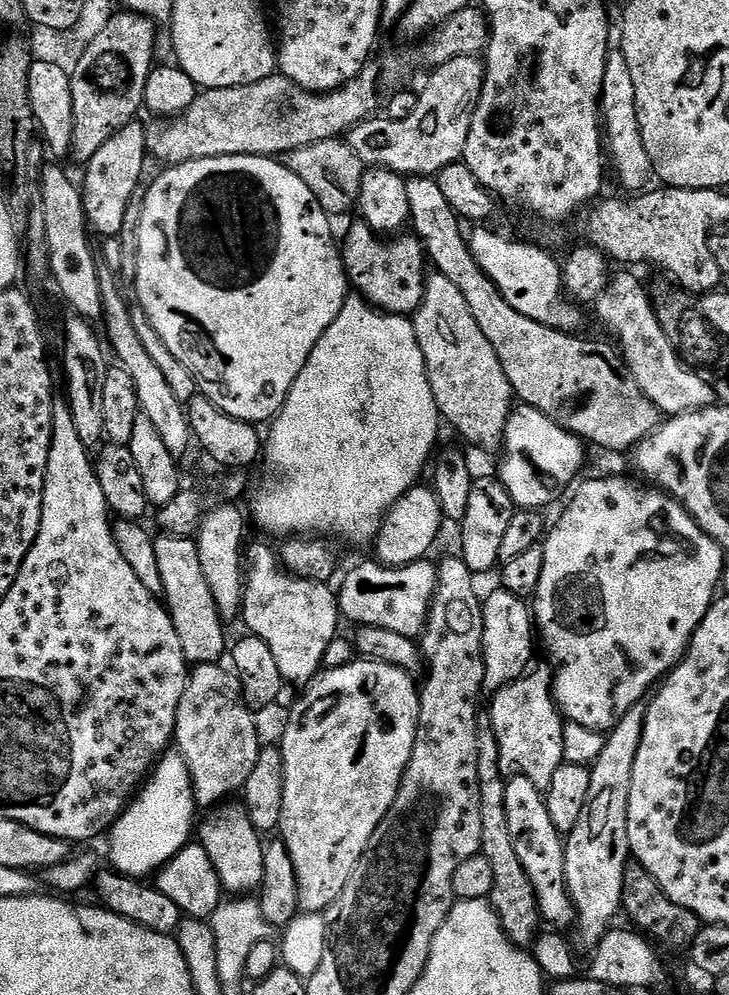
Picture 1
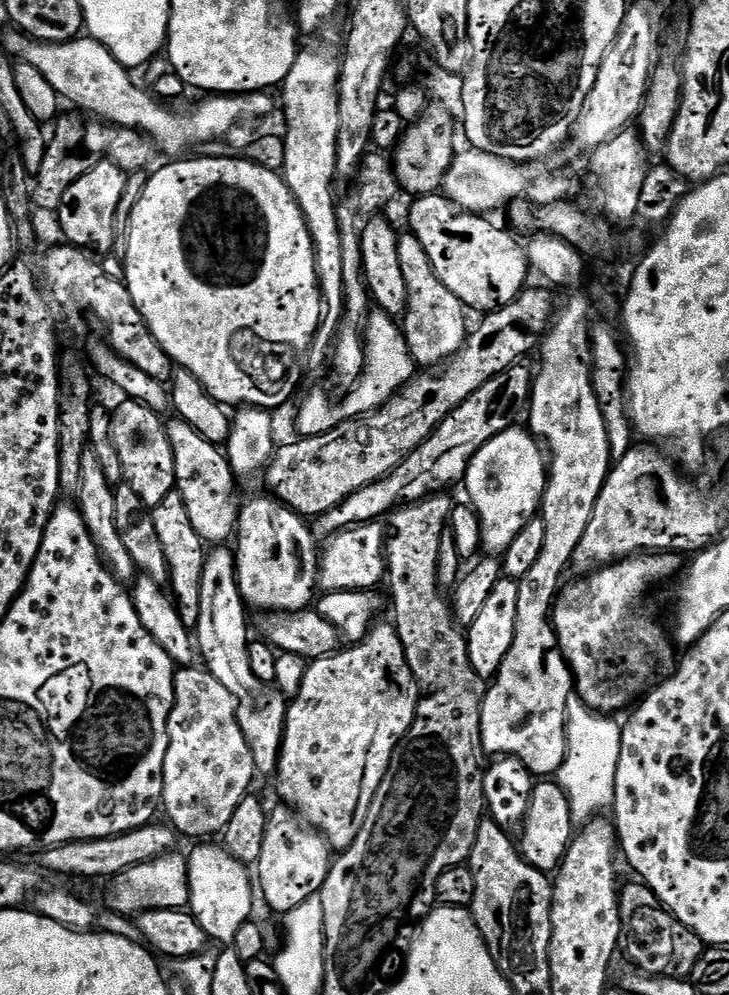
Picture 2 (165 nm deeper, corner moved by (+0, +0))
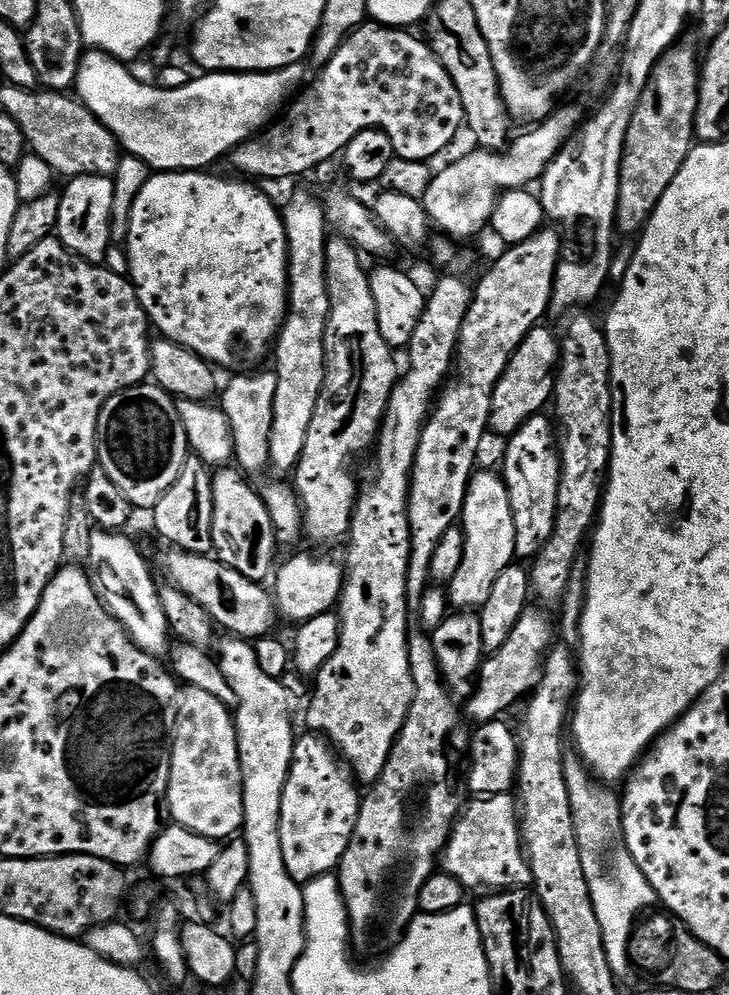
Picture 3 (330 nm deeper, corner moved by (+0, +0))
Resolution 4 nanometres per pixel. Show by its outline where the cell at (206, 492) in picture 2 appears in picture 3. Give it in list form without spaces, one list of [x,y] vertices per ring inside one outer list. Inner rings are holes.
[[[224,466],[217,472],[212,476],[212,552],[243,577],[264,582],[273,575],[278,541],[263,497],[244,481],[245,473],[239,467]]]

